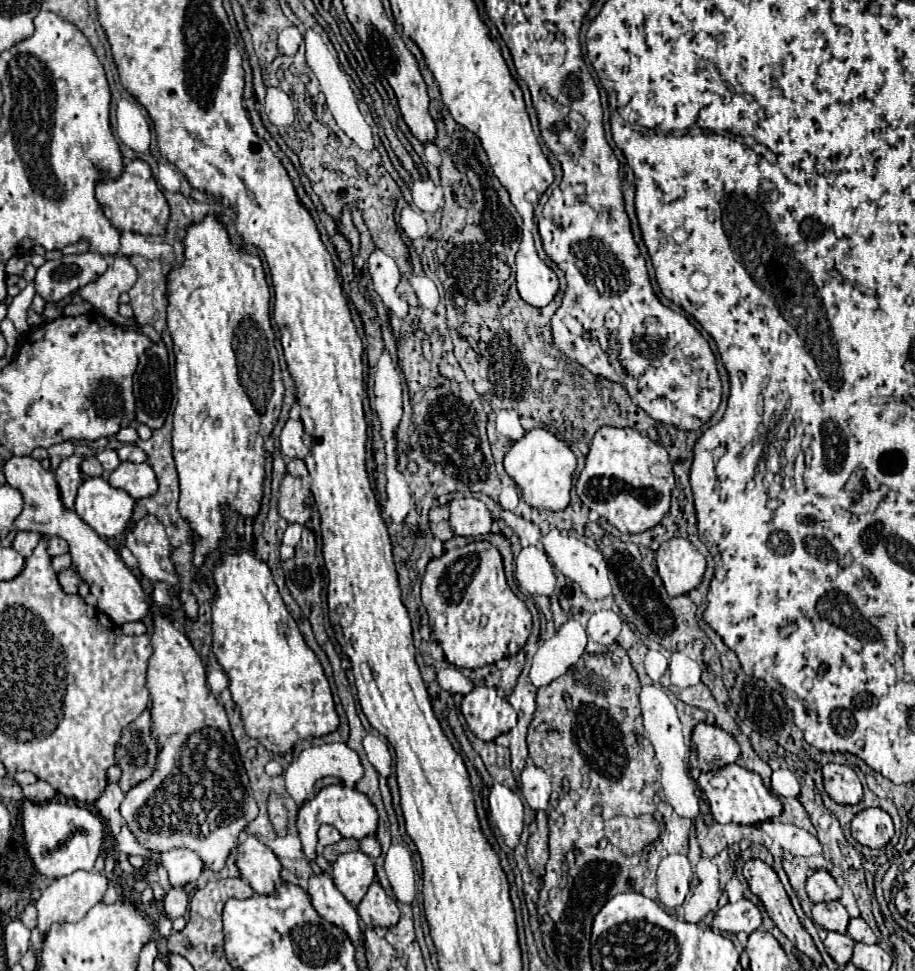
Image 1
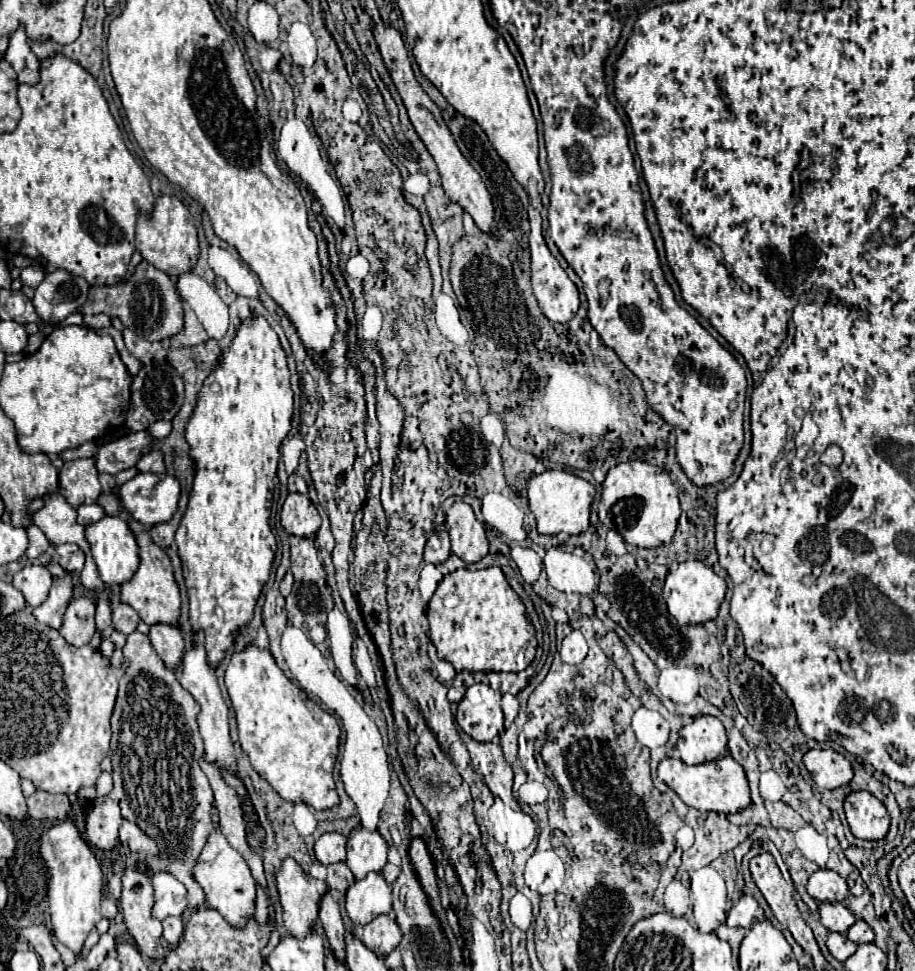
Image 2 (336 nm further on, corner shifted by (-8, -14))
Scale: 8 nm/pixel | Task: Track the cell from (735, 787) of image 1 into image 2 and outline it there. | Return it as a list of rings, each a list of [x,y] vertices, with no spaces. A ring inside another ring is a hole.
[[[727,754],[719,760],[711,760],[711,762],[703,762],[697,766],[687,766],[683,760],[679,760],[677,756],[667,756],[659,762],[657,766],[657,778],[661,782],[665,782],[671,790],[677,792],[677,796],[691,808],[697,808],[701,812],[725,812],[725,814],[733,814],[743,810],[745,806],[749,806],[751,802],[751,794],[749,794],[749,784],[747,784],[747,776],[743,772],[743,768]]]

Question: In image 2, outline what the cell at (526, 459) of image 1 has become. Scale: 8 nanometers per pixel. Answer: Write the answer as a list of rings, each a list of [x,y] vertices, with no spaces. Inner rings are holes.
[[[547,470],[539,476],[533,476],[529,480],[529,506],[537,520],[539,534],[583,534],[589,528],[589,514],[591,504],[595,498],[595,488],[571,472],[565,470]]]

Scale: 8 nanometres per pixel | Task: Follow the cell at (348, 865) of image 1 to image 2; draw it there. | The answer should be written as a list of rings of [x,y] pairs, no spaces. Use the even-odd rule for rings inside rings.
[[[371,872],[347,890],[347,914],[357,926],[369,924],[373,918],[391,912],[391,886],[383,874]]]

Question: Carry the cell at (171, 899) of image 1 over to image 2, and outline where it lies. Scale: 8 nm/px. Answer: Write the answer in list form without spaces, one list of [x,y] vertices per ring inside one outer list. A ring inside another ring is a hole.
[[[169,916],[163,920],[163,938],[171,946],[175,946],[183,936],[183,920],[179,916]]]

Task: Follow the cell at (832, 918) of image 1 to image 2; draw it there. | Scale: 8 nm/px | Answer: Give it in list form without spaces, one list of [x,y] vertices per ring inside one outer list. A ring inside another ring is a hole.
[[[821,902],[819,904],[819,916],[821,924],[831,932],[845,934],[849,926],[853,926],[855,916],[843,902]]]

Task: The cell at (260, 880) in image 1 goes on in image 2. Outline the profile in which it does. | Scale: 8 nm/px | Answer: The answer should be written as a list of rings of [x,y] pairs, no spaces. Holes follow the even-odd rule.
[[[293,858],[283,860],[279,872],[277,872],[277,890],[279,890],[279,900],[283,906],[283,920],[285,928],[295,936],[295,938],[305,938],[307,934],[313,932],[313,926],[317,924],[319,918],[319,904],[321,898],[327,894],[327,884],[323,880],[311,878]]]

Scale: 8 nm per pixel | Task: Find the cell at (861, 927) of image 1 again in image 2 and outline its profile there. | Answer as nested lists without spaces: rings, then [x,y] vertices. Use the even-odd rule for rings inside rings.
[[[857,920],[849,930],[847,930],[847,938],[853,940],[855,944],[863,944],[863,942],[873,942],[873,930],[869,928],[867,922]]]

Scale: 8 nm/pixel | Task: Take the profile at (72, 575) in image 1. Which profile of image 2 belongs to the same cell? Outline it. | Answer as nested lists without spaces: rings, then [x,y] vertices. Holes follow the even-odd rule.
[[[77,598],[67,606],[63,626],[59,630],[63,638],[73,646],[85,646],[93,638],[95,630],[95,604],[89,598]]]

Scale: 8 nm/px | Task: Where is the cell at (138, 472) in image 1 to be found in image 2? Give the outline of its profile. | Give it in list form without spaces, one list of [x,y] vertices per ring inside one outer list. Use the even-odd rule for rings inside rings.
[[[139,472],[121,486],[121,504],[147,528],[171,520],[177,510],[179,480],[169,474]]]

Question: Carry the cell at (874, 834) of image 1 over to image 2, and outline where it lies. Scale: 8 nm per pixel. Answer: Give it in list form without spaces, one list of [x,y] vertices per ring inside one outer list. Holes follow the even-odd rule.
[[[857,790],[845,798],[845,814],[853,836],[861,840],[881,840],[889,830],[889,814],[881,800],[867,790]]]

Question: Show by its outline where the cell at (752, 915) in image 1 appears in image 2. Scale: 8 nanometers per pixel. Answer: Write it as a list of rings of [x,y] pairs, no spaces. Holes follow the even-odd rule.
[[[743,894],[739,898],[739,902],[729,910],[727,914],[727,926],[731,928],[751,928],[755,922],[763,920],[763,908],[759,906],[759,902],[749,896],[749,894]]]

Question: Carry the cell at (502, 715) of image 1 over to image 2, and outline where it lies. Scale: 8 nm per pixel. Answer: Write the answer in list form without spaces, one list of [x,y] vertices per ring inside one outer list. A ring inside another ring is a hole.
[[[487,684],[469,686],[455,718],[459,728],[473,740],[491,742],[495,736],[503,734],[501,692],[495,692]]]

